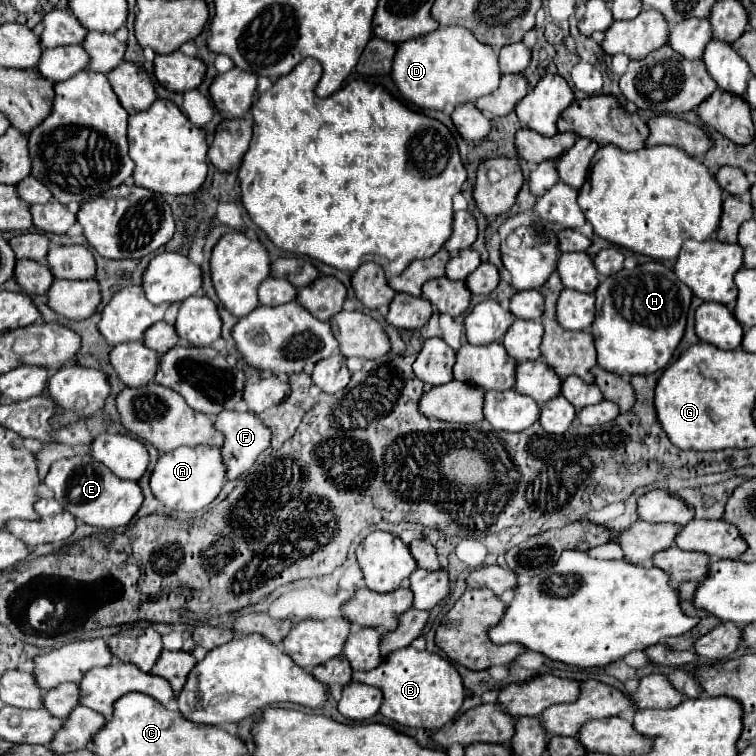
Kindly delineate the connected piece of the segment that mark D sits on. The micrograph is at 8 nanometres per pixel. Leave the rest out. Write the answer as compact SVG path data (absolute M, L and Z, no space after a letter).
M439 26L437 30L411 38L403 44L399 44L395 62L393 62L393 80L401 92L401 96L411 102L417 108L423 110L447 110L447 106L459 106L463 102L473 102L481 96L491 94L501 80L501 70L499 70L499 54L493 46L481 44L471 30L463 26Z

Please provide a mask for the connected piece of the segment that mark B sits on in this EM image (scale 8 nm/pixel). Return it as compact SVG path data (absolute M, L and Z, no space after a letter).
M407 646L391 652L383 662L369 672L353 672L353 680L383 690L381 714L407 728L437 730L451 722L463 704L463 682L455 666L435 652L417 652Z

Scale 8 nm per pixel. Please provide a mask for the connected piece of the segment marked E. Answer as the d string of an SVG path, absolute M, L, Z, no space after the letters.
M89 452L83 456L71 456L53 462L49 474L45 476L45 484L53 490L55 500L77 520L105 530L127 528L143 504L143 490L137 480L117 478L111 474L111 470L107 470L107 466L95 462Z

